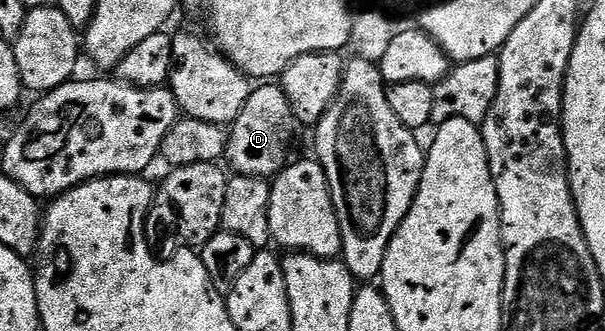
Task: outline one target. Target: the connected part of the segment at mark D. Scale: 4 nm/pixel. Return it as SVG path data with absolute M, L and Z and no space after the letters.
M255 86L250 92L244 109L240 109L240 117L236 117L236 121L230 124L228 128L224 159L225 162L230 162L231 168L229 167L229 170L240 175L251 175L264 180L269 180L277 175L283 167L287 166L288 158L286 159L286 154L289 153L290 142L294 139L294 127L296 128L296 120L292 113L292 105L288 101L286 94L283 93L281 86Z

